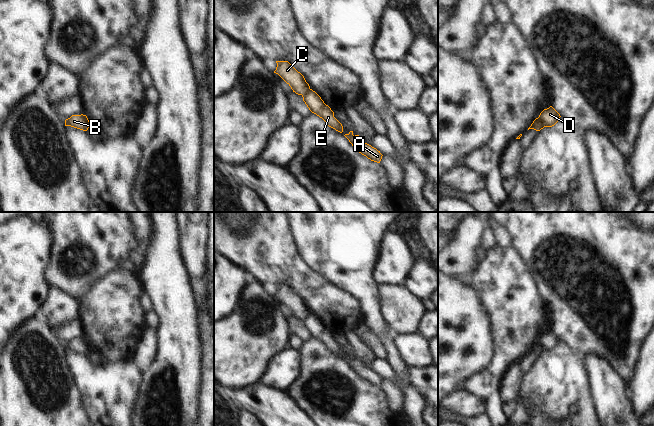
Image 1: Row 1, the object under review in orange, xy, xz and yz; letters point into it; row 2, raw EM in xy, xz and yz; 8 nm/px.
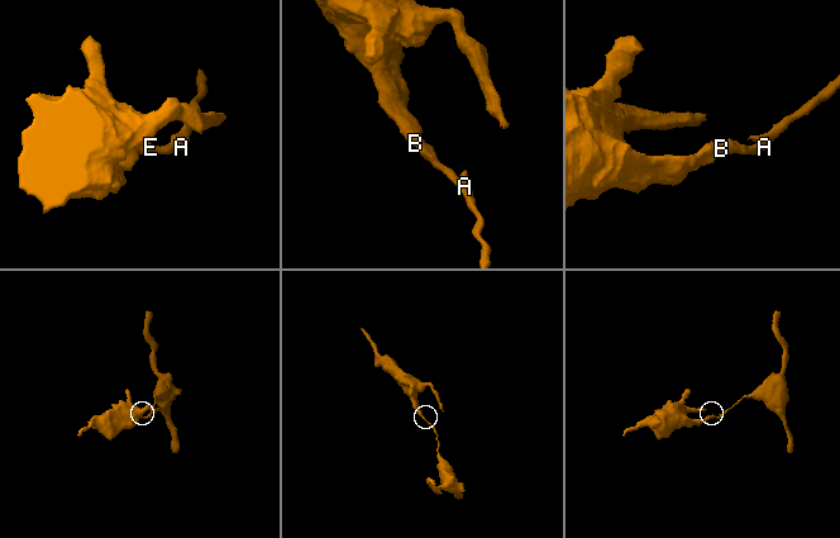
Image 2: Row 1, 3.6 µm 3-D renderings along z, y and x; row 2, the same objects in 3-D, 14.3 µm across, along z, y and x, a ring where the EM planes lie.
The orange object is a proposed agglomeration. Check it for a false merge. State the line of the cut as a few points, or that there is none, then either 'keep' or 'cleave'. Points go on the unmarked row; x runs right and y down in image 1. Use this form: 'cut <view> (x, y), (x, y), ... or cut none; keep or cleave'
cut yz (538, 341), (544, 350); cleave

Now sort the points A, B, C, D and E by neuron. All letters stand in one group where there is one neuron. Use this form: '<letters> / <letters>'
A D E / B C

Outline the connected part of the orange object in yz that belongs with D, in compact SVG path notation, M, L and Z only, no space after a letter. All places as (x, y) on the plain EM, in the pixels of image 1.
M552 330L544 333L539 339L539 343L544 351L554 350L559 345L560 341L560 338Z

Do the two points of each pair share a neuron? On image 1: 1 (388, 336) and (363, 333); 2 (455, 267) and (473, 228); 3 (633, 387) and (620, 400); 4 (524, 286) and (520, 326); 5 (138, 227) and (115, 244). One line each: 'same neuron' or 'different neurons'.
1: different neurons
2: same neuron
3: different neurons
4: same neuron
5: different neurons

